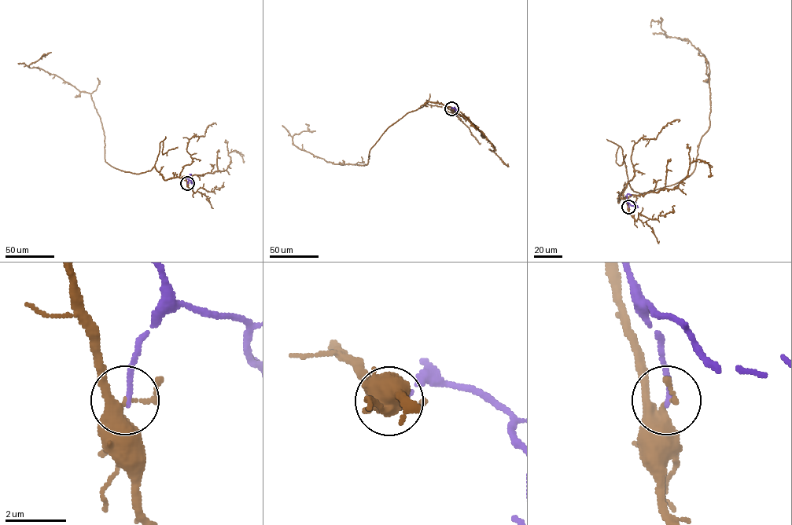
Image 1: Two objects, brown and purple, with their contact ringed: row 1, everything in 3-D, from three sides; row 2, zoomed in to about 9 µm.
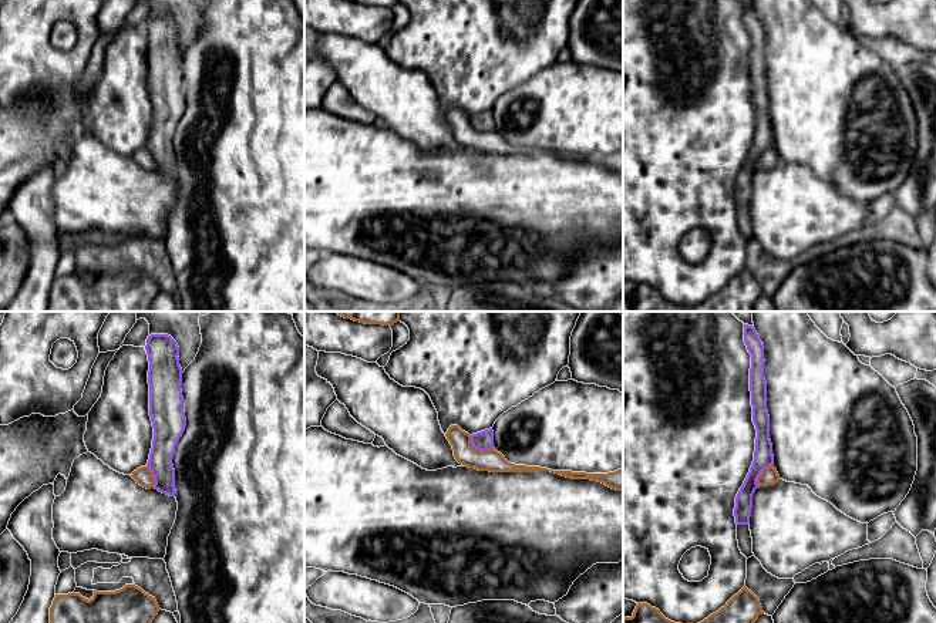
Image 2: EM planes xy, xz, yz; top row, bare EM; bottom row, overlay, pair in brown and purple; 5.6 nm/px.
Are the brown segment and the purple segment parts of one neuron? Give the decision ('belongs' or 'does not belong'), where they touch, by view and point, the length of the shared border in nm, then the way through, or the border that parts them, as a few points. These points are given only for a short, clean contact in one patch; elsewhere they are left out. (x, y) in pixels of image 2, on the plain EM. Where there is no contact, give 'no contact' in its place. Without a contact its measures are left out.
does not belong; contact xz (478, 131); length 150 nm; border xz (470, 117), (470, 124), (475, 130), (492, 130)

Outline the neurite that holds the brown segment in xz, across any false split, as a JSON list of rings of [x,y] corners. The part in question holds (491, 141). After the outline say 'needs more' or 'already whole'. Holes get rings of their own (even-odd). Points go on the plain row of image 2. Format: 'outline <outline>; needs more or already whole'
outline [[[451,107],[448,110],[445,118],[450,122],[450,125],[452,127],[455,141],[459,145],[462,145],[462,147],[465,147],[468,149],[475,149],[478,152],[489,152],[489,154],[535,154],[535,152],[551,152],[551,154],[555,154],[555,155],[559,155],[562,158],[572,159],[572,161],[590,161],[590,162],[597,162],[597,164],[602,164],[602,165],[605,165],[606,168],[609,168],[612,171],[623,172],[623,149],[622,151],[617,151],[615,154],[609,154],[609,155],[586,155],[586,154],[572,154],[572,152],[552,152],[552,151],[541,149],[541,148],[515,147],[515,145],[508,144],[505,141],[505,138],[501,134],[498,134],[495,129],[486,131],[486,132],[475,131],[472,128],[472,125],[471,125],[471,117],[468,114],[462,112],[458,107]]]; already whole

